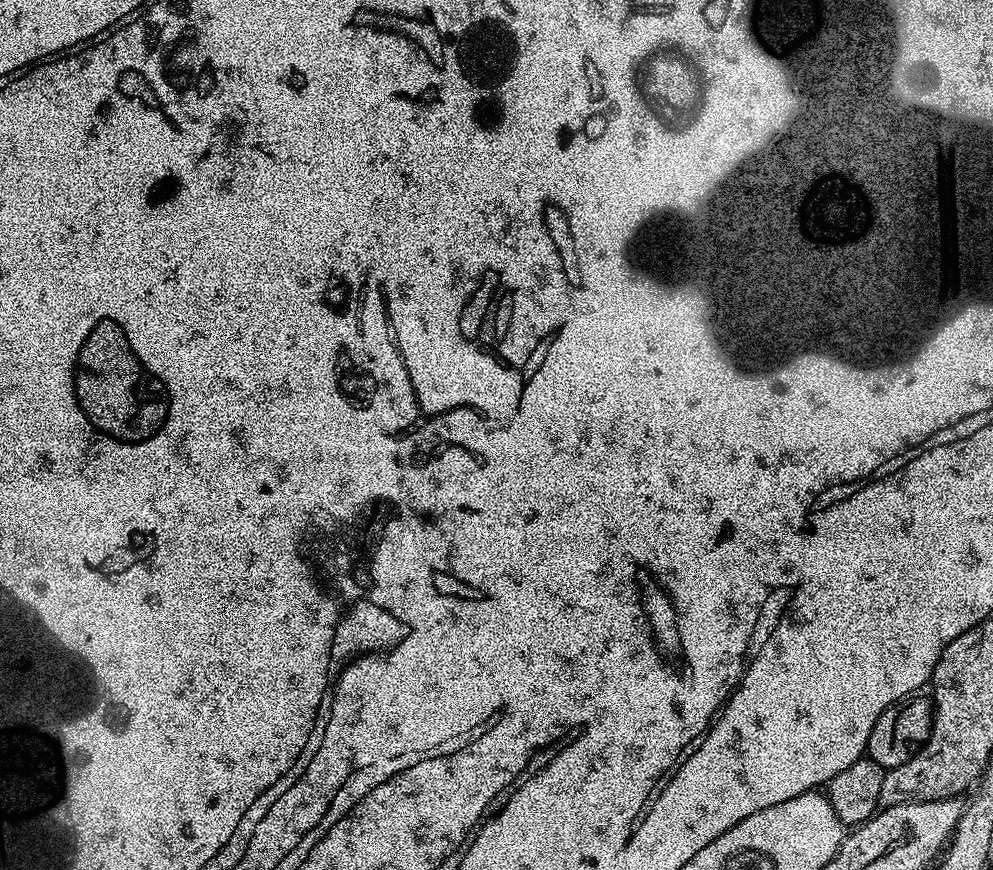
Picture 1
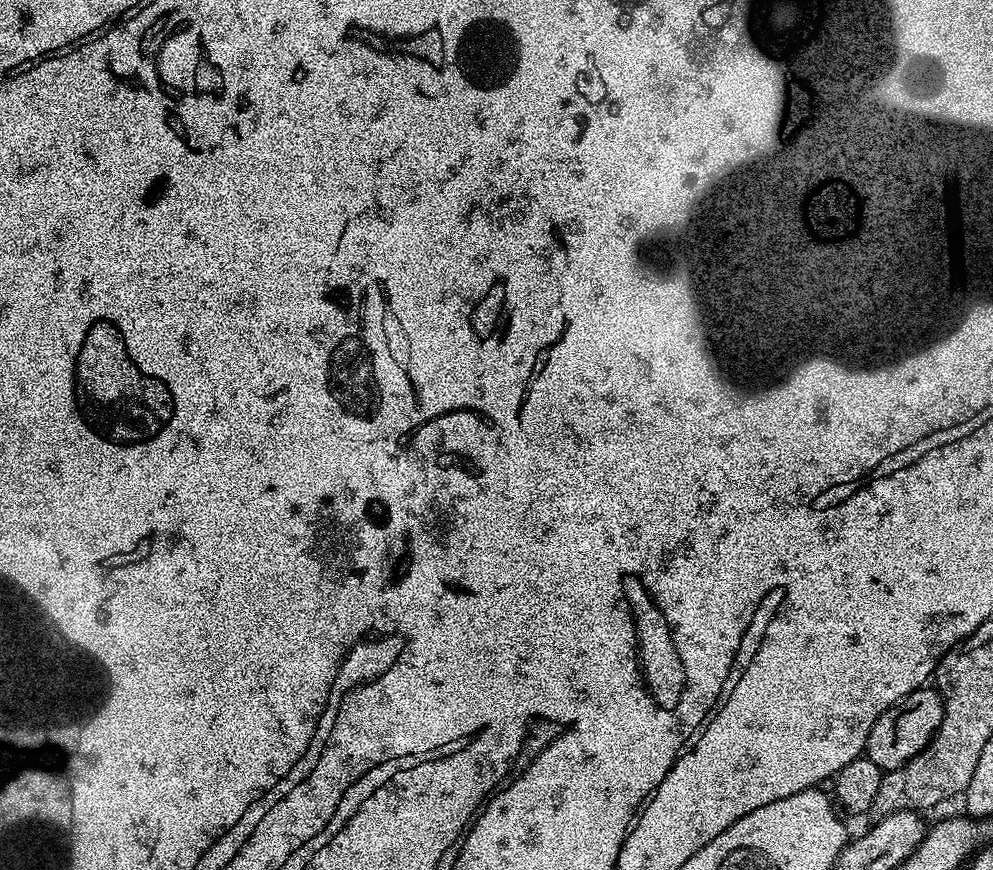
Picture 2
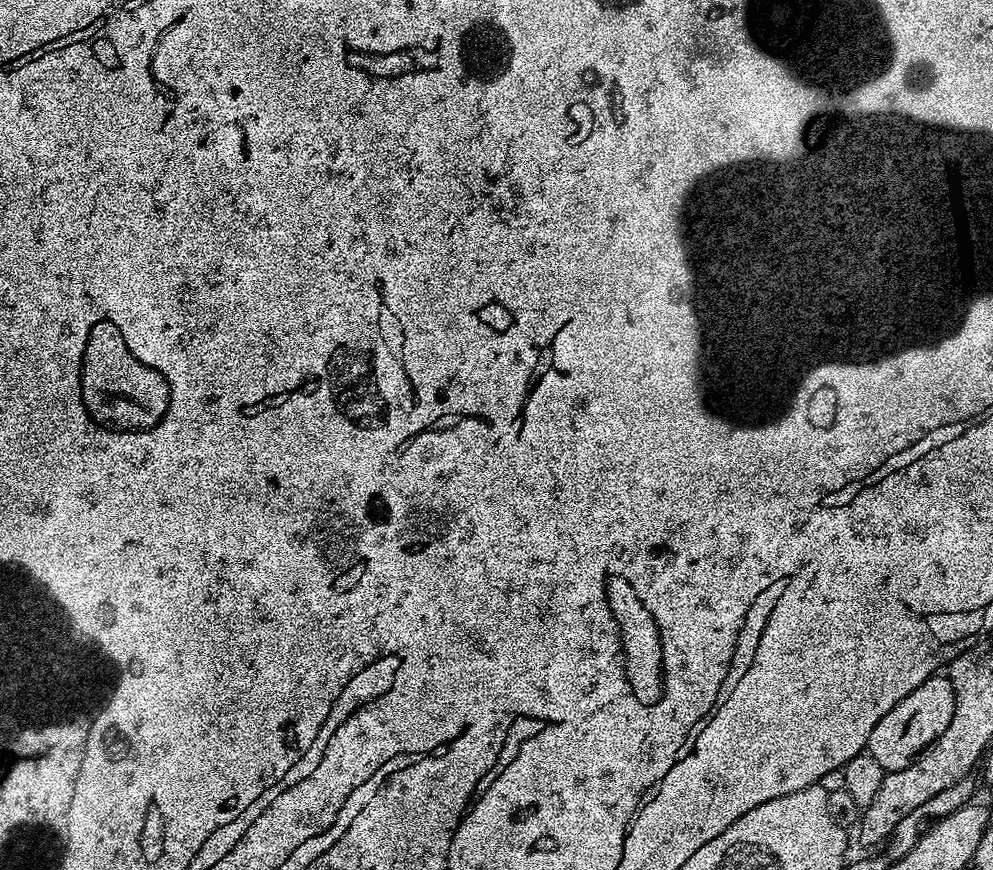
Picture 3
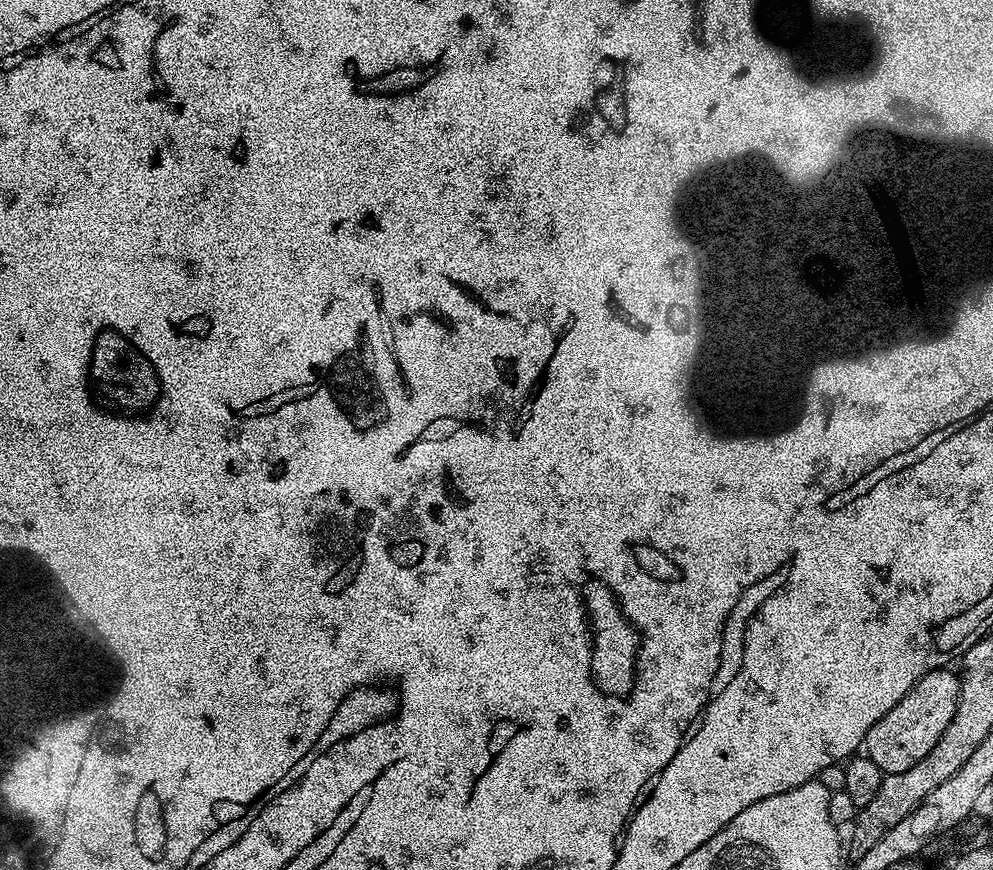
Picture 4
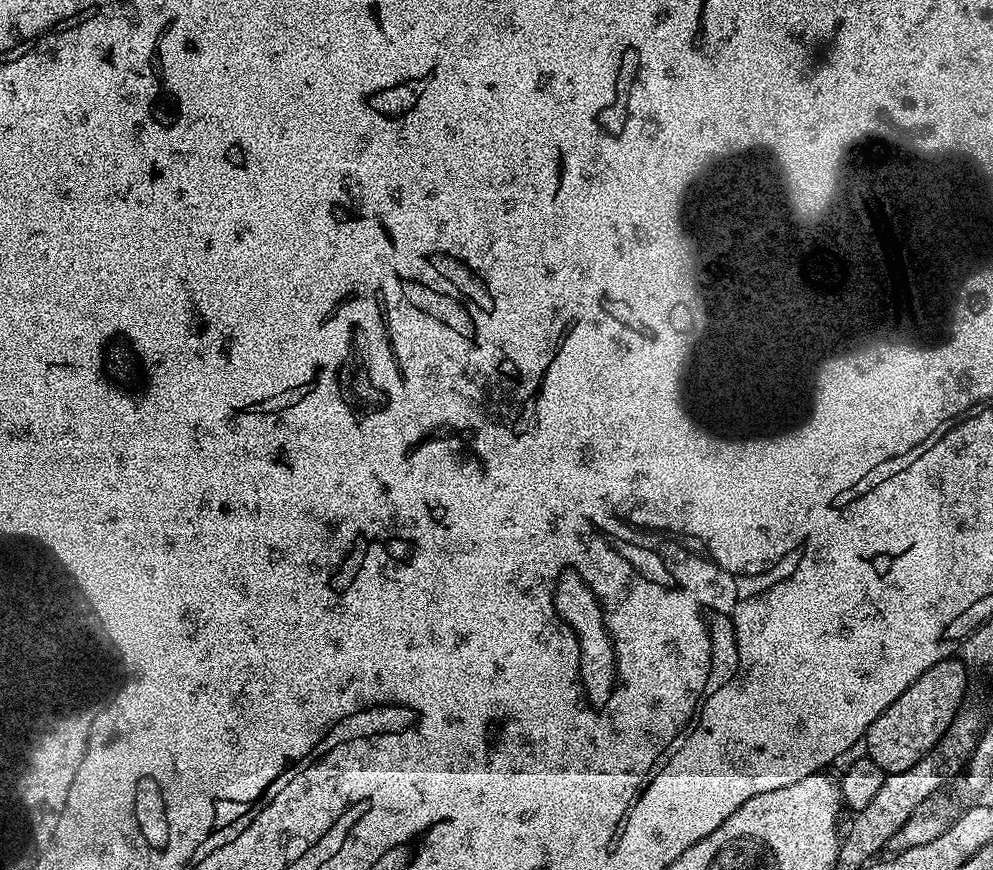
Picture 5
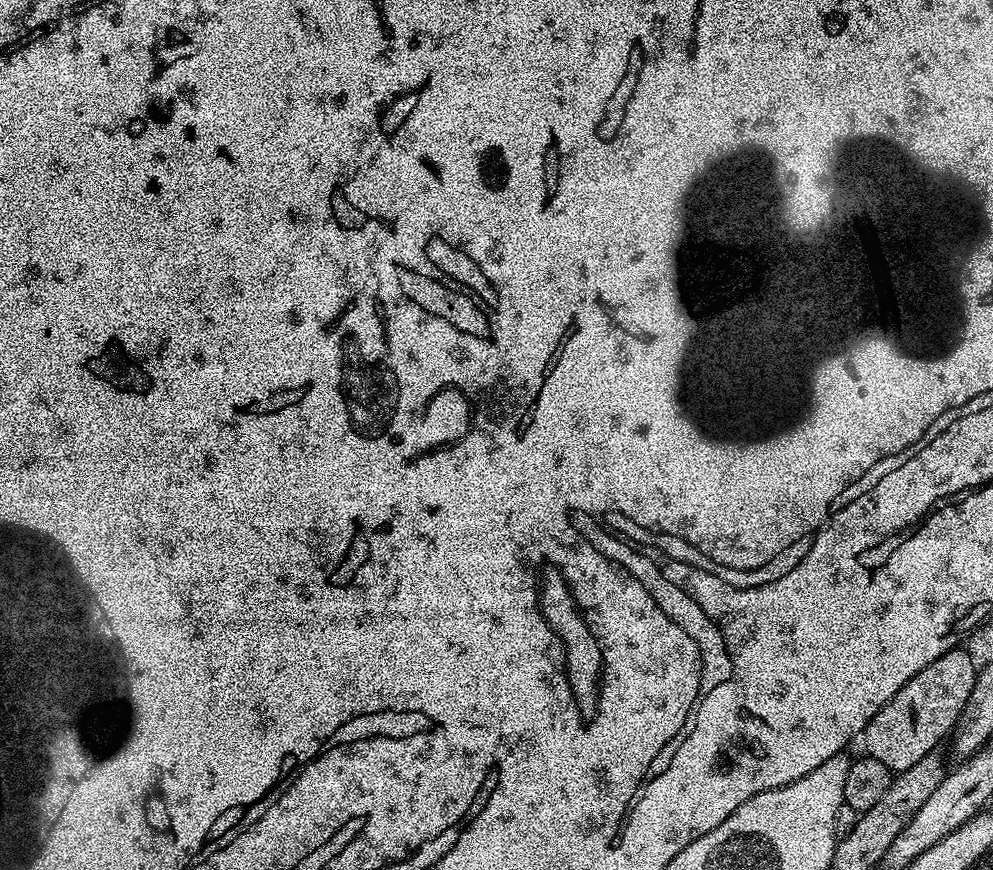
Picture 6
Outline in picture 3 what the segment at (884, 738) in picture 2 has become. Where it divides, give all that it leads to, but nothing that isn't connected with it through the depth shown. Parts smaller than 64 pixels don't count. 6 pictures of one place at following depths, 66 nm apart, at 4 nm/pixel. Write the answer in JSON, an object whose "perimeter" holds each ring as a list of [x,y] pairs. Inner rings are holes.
{"perimeter":[[[937,674],[926,678],[918,690],[910,690],[890,714],[870,730],[868,739],[867,755],[878,762],[885,772],[902,770],[910,766],[910,762],[916,759],[925,748],[929,748],[932,743],[940,737],[942,730],[950,726],[950,718],[954,718],[954,686],[949,682],[947,675]]]}

